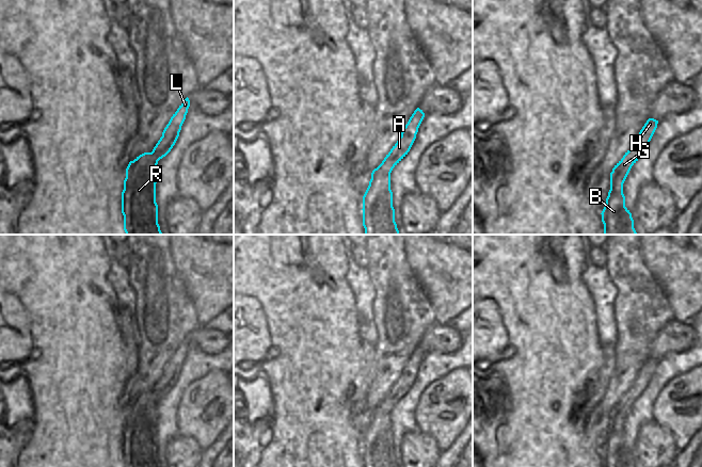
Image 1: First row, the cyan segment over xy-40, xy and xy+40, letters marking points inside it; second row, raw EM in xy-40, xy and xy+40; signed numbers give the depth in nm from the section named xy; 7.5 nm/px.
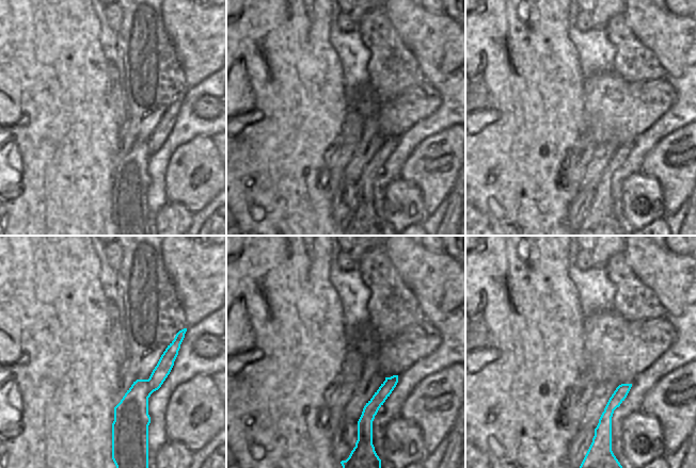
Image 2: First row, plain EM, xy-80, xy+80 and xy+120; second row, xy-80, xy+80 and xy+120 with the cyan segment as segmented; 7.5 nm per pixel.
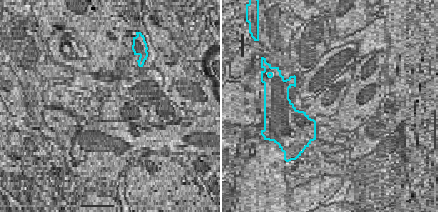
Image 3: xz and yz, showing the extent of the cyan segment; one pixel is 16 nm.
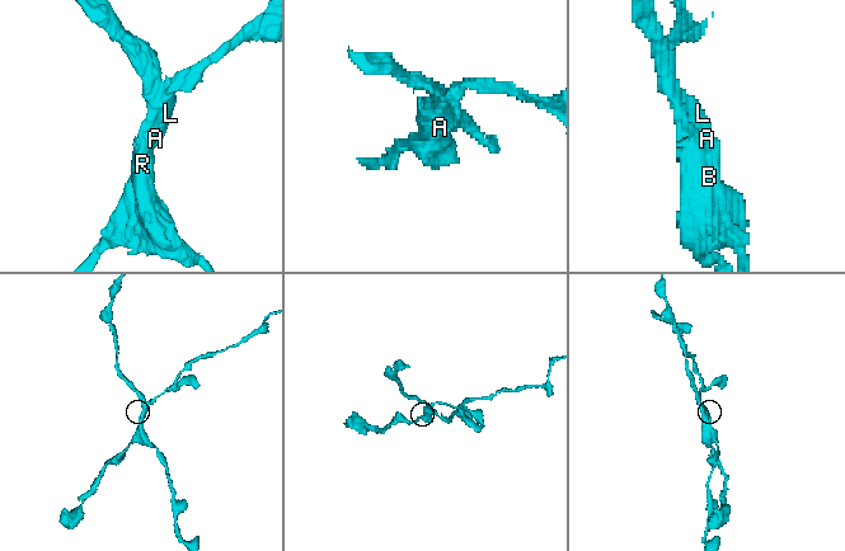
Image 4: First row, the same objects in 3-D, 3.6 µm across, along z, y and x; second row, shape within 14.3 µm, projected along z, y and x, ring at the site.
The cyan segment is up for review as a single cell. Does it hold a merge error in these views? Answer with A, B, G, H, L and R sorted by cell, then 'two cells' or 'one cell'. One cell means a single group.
A G H L / B R | two cells

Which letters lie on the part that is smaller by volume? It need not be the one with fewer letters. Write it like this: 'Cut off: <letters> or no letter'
Cut off: A, G, H, L.

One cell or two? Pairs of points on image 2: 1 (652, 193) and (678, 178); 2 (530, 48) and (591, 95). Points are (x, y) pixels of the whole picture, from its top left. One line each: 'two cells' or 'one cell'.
1: two cells
2: two cells

